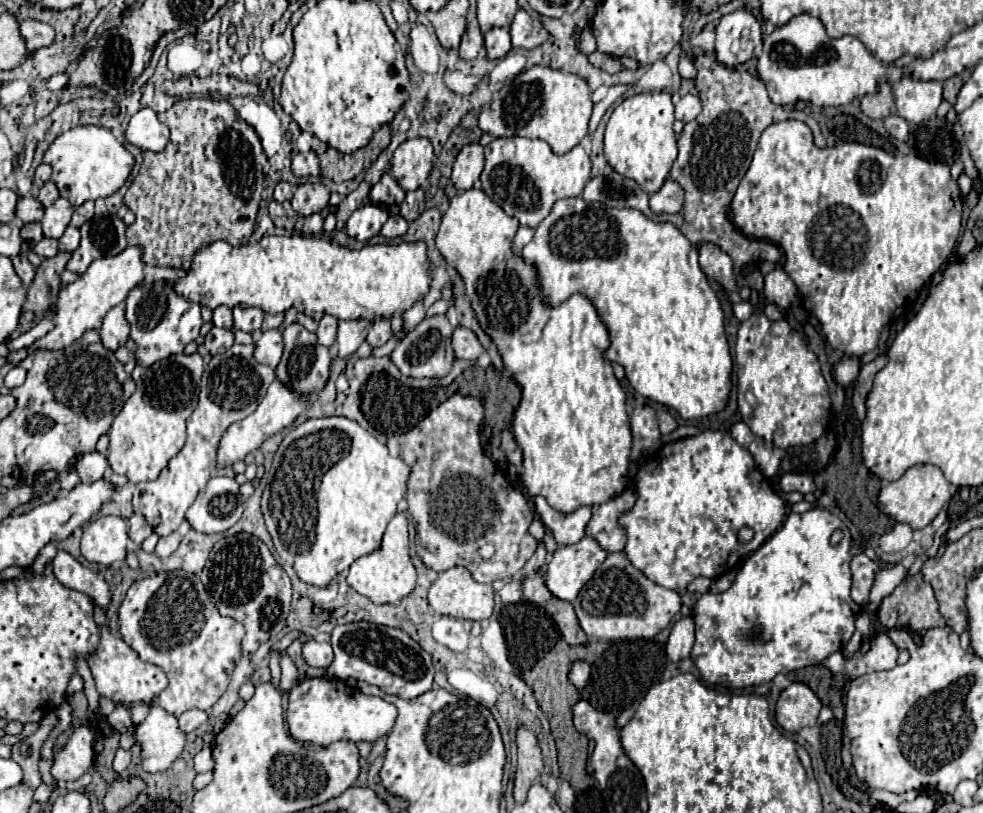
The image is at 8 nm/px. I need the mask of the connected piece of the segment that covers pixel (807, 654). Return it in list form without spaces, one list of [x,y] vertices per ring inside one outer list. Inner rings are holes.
[[[814,508],[814,510],[806,510],[802,514],[794,514],[790,512],[784,520],[784,524],[778,528],[778,532],[774,532],[774,536],[770,536],[756,552],[752,552],[752,556],[744,562],[744,566],[740,568],[736,580],[732,582],[732,586],[720,594],[702,594],[700,600],[694,606],[694,622],[696,622],[696,644],[692,648],[692,660],[696,664],[696,668],[700,670],[702,678],[710,684],[720,684],[726,686],[730,690],[740,690],[740,688],[750,688],[750,686],[758,686],[764,682],[770,682],[776,674],[788,674],[792,670],[804,668],[804,666],[812,666],[812,664],[822,664],[832,652],[842,650],[850,636],[854,634],[854,622],[856,618],[862,614],[862,606],[854,604],[854,600],[850,598],[850,584],[852,584],[852,574],[850,574],[850,530],[844,526],[844,522],[834,516],[832,512],[824,510],[824,508]],[[834,530],[842,530],[844,538],[838,546],[830,546],[830,536]]]

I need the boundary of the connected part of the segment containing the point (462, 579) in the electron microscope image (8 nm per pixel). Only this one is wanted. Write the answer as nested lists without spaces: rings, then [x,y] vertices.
[[[464,566],[440,572],[428,590],[430,606],[444,616],[484,620],[494,608],[494,592],[490,584],[476,582]]]

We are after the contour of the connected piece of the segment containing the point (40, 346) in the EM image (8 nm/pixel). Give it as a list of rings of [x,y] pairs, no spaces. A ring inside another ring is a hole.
[[[128,246],[118,256],[106,256],[100,260],[94,260],[90,268],[72,284],[64,284],[58,292],[58,300],[54,304],[54,328],[42,336],[42,340],[36,340],[32,348],[36,350],[60,350],[70,344],[74,344],[84,332],[92,328],[100,328],[106,312],[126,300],[128,292],[144,280],[142,274],[142,248],[140,246]]]

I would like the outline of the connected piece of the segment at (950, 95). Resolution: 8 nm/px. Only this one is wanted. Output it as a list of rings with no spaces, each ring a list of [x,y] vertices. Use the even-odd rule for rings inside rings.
[[[952,76],[952,78],[948,78],[948,80],[944,82],[944,100],[950,102],[950,104],[954,104],[954,100],[956,100],[956,96],[958,96],[962,84],[964,84],[964,82],[962,82],[960,76]]]

